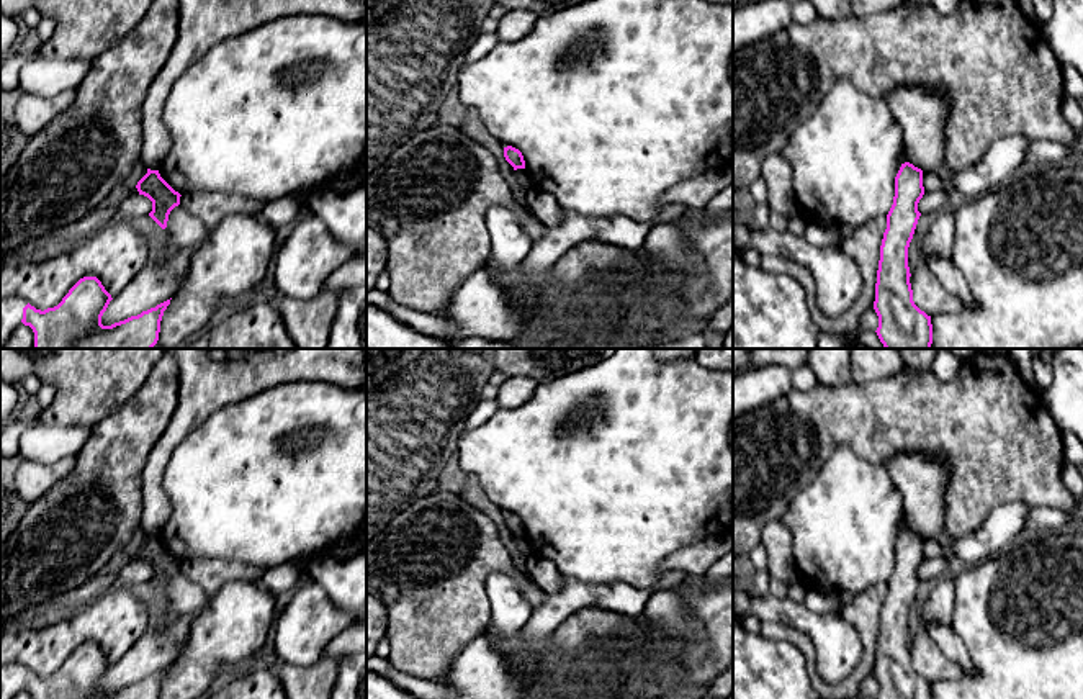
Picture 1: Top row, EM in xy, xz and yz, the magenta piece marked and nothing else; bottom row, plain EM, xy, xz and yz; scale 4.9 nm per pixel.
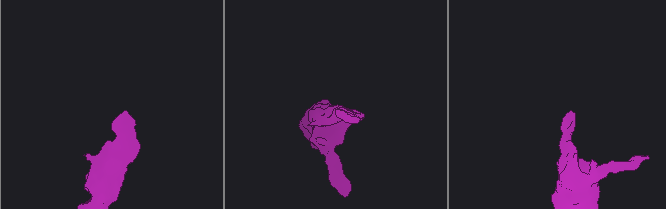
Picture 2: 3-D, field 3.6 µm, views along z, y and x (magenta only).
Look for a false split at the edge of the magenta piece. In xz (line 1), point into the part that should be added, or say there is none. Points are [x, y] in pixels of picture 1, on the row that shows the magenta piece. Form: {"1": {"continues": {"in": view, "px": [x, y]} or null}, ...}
{"1": {"continues": null}}

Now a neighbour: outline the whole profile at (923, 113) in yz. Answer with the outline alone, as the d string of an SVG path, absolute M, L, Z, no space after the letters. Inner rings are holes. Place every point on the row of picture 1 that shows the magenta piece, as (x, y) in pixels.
M897 87L887 98L903 128L906 162L924 172L944 169L949 103L937 90Z

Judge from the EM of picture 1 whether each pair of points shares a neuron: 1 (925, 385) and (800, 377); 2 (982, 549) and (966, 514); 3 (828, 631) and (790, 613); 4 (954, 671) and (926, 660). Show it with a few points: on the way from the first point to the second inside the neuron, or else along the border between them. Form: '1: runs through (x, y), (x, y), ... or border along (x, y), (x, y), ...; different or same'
1: border along (817, 382), (807, 390), (792, 388); different
2: border along (1002, 505), (974, 531), (956, 539); different
3: runs through (818, 627), (800, 617); same
4: runs through (948, 670), (933, 665); same

